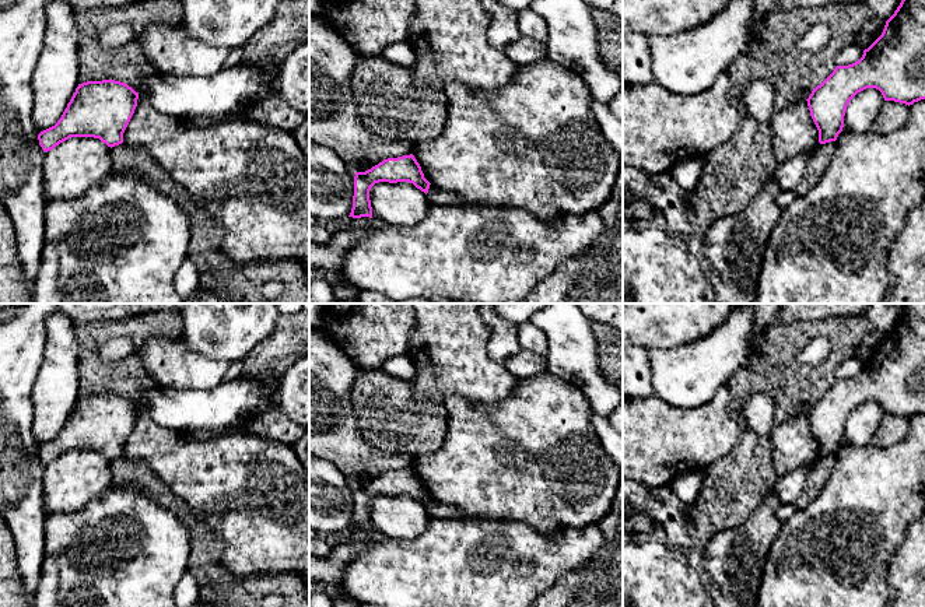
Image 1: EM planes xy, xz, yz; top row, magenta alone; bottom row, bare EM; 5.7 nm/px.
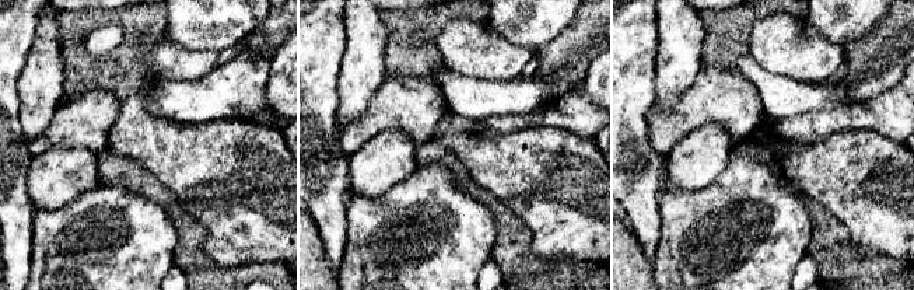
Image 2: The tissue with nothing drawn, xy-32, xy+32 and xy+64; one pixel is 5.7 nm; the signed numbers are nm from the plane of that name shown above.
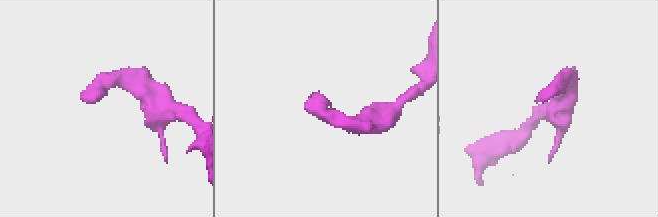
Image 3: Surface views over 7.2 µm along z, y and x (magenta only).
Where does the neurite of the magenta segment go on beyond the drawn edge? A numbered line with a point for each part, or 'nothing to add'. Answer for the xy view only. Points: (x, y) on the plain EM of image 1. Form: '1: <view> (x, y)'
nothing to add

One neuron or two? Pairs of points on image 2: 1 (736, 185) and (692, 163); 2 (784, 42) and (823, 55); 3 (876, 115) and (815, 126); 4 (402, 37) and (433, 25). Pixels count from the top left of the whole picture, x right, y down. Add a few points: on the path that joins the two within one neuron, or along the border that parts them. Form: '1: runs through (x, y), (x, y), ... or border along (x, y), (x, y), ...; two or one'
1: border along (732, 153), (728, 164), (708, 184), (687, 191); two
2: runs through (794, 49), (804, 55), (813, 55); one
3: runs through (861, 115), (830, 122); one
4: runs through (409, 30), (413, 25), (426, 25); one

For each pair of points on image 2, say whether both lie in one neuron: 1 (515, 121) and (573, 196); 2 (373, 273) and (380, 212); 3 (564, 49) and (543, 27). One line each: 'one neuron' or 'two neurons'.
1: two neurons
2: one neuron
3: two neurons

